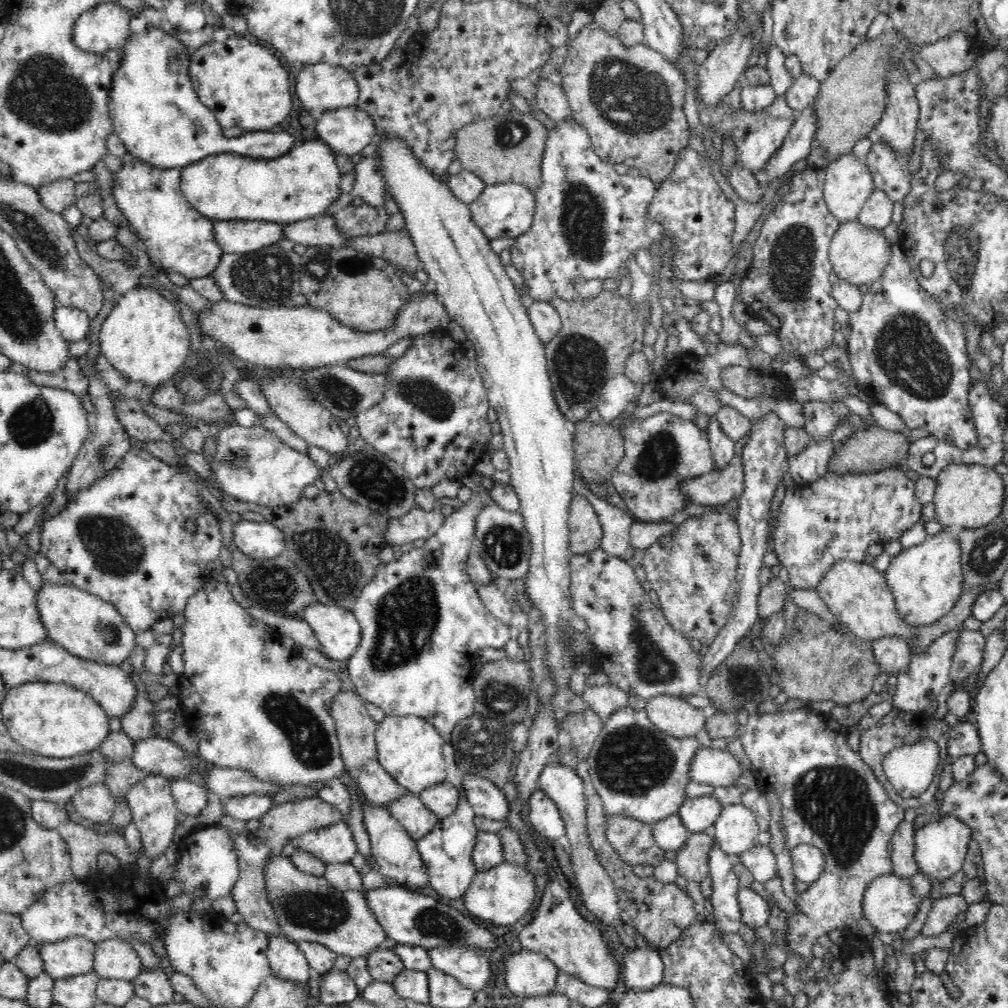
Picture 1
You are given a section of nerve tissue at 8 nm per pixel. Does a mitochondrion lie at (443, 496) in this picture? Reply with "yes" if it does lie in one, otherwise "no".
no

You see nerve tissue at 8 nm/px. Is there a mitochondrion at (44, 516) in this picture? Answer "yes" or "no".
no

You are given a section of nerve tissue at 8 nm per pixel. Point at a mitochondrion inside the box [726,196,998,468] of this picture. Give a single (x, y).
(907, 351)

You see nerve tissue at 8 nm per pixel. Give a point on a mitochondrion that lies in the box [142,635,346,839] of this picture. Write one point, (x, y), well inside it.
(307, 735)

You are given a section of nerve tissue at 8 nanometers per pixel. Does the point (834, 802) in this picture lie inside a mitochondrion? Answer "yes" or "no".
yes

